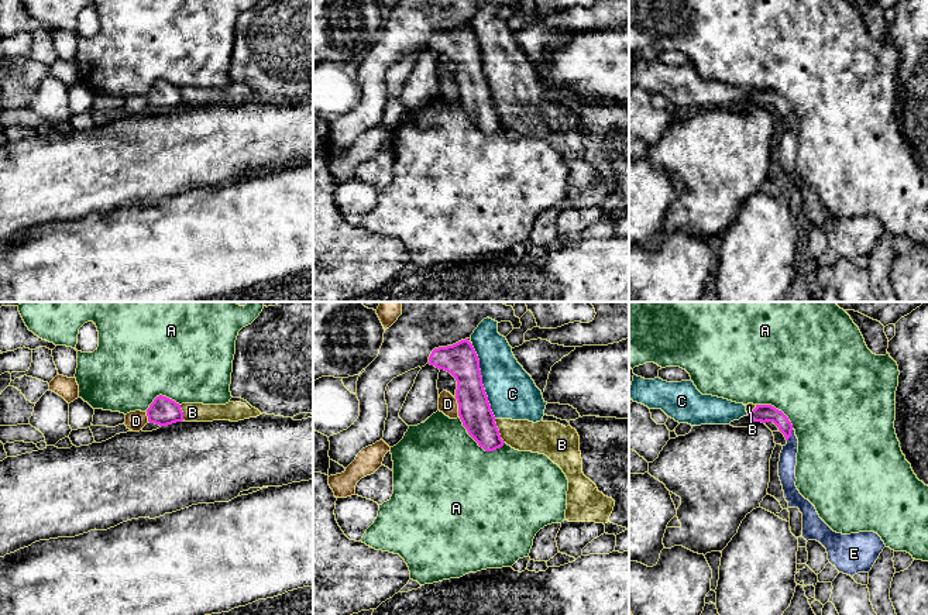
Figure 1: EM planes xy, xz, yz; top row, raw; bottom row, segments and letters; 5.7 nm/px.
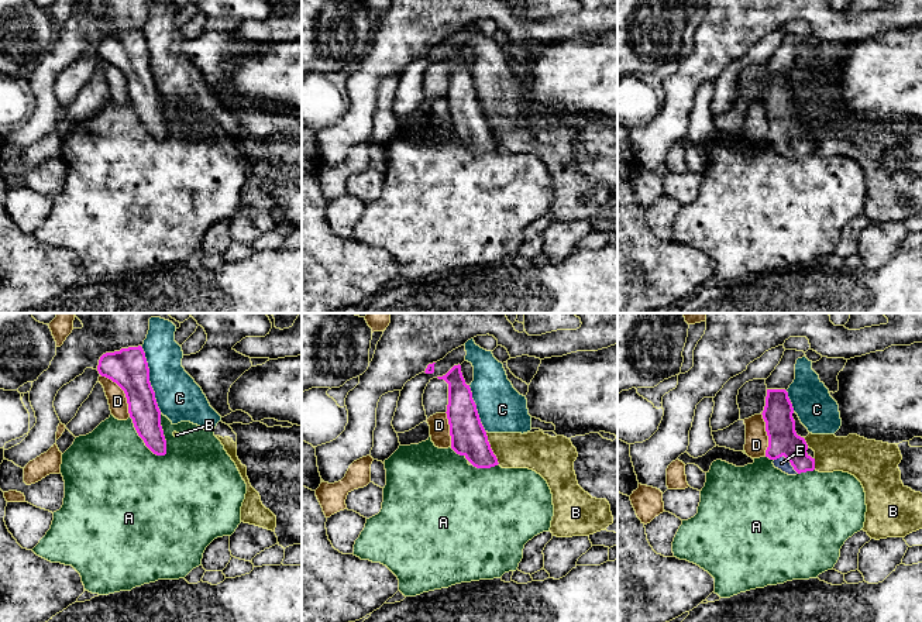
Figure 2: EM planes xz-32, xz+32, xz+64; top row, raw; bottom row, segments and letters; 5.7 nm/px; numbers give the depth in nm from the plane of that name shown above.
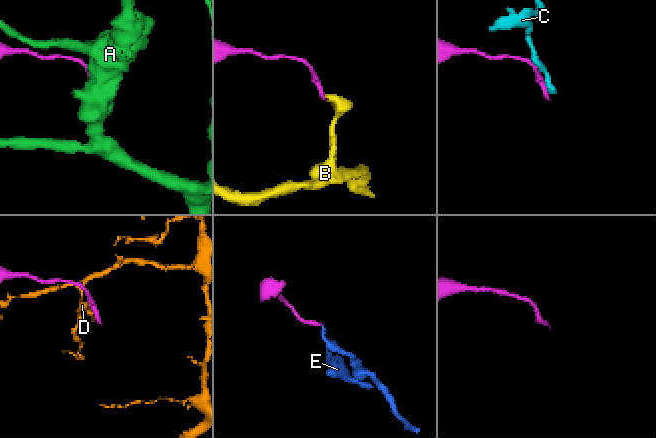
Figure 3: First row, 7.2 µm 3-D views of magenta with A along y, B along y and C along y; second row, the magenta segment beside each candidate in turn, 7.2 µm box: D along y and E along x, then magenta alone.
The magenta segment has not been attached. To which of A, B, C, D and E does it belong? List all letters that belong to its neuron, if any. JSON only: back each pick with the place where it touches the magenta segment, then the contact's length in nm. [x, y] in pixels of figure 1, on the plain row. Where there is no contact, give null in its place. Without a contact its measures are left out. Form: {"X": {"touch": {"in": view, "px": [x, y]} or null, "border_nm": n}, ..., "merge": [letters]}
{"E": {"touch": {"in": "yz", "px": [790, 119]}, "border_nm": 80}, "merge": ["E"]}

